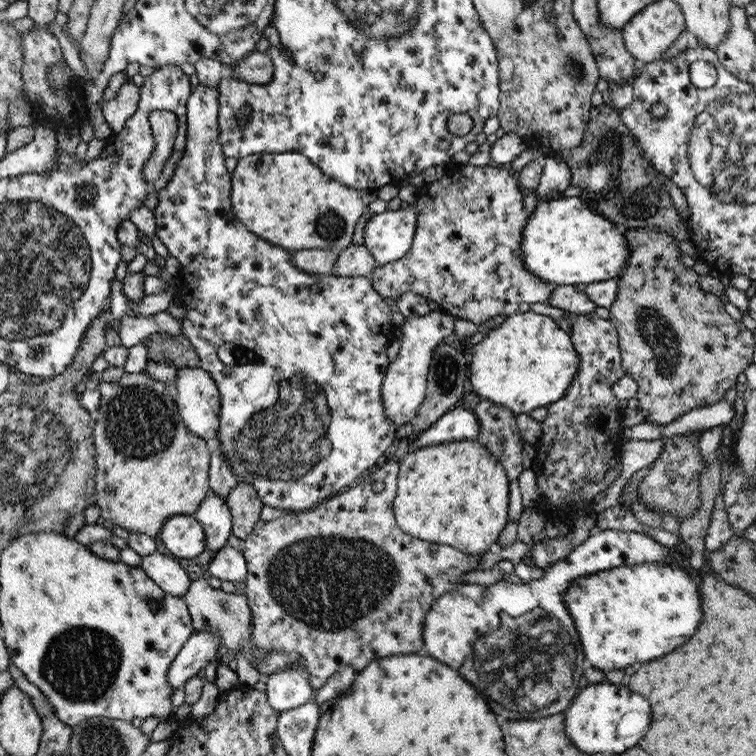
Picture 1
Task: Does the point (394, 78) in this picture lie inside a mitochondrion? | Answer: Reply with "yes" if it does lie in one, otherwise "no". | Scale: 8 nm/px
no

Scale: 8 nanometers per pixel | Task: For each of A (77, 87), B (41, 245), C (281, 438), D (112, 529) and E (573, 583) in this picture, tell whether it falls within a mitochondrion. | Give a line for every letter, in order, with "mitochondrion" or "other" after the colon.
A: other
B: mitochondrion
C: mitochondrion
D: other
E: other

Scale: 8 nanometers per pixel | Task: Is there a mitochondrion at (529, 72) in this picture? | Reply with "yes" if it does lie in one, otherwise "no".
no

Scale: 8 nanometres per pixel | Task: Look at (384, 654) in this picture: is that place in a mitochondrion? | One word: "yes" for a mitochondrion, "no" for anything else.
no

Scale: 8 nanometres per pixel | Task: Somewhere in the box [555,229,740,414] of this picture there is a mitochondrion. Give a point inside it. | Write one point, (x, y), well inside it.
(659, 335)

